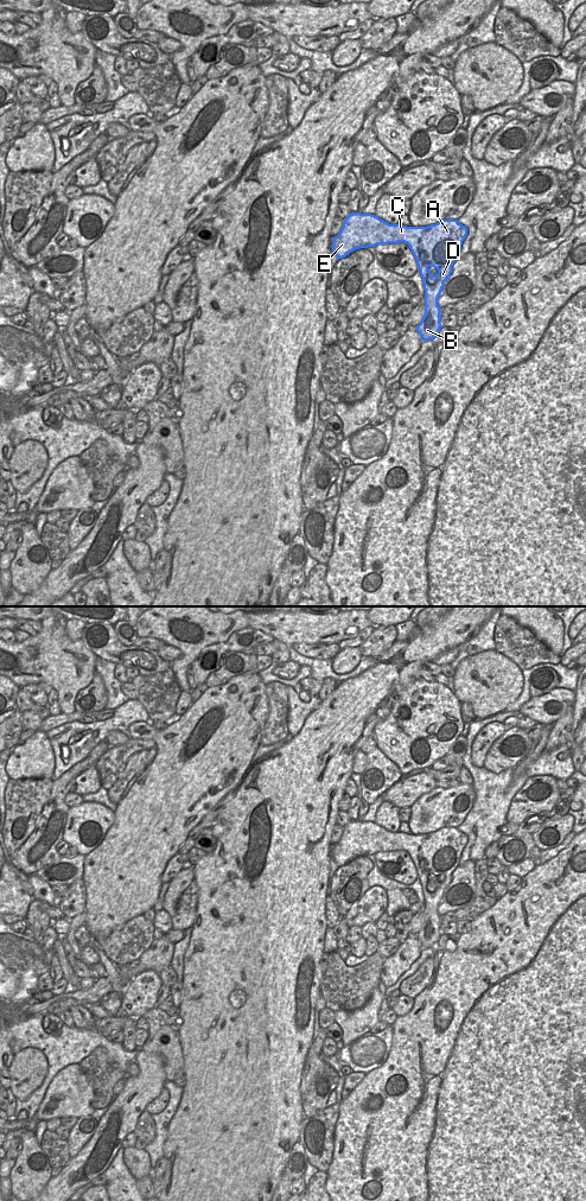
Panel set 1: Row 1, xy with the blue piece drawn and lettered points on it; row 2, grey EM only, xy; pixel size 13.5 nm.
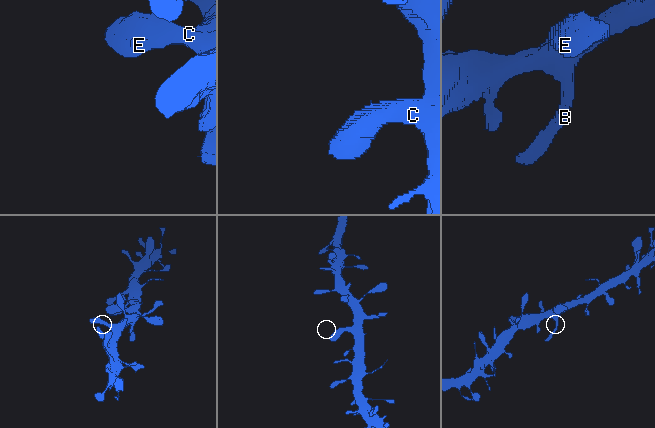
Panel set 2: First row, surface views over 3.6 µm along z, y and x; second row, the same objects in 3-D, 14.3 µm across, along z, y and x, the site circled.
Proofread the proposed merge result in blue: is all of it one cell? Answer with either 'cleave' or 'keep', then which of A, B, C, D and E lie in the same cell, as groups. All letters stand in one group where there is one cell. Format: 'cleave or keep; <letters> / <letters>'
keep; A B C D E

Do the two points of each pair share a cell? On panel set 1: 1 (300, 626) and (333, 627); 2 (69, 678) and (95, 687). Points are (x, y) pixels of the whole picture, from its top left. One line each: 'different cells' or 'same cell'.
1: same cell
2: different cells

